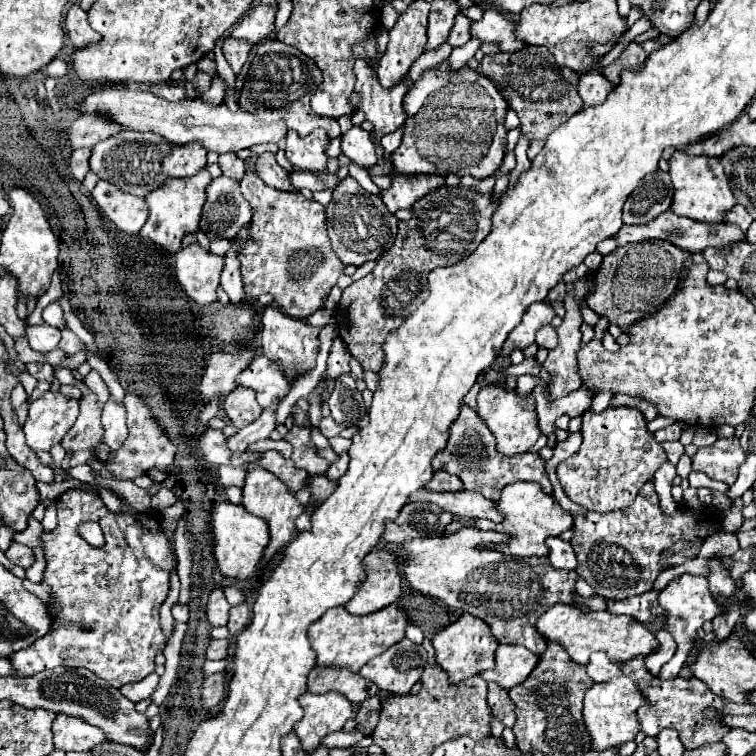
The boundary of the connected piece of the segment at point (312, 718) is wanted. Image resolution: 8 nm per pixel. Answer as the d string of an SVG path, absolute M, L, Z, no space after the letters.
M306 692L298 702L304 710L304 718L296 722L294 732L304 752L314 752L326 734L342 730L342 726L354 718L352 704L340 692L326 692L322 696Z

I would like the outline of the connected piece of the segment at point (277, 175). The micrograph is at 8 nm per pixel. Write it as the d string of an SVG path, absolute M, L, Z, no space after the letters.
M264 152L258 156L256 172L268 186L278 188L278 190L292 190L288 182L288 172L276 162L272 152Z

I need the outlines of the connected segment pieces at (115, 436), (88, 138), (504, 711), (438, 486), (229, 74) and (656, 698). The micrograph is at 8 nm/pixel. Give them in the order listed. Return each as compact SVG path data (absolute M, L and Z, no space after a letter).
M112 398L104 404L102 410L102 424L104 424L104 442L110 448L120 448L122 442L128 436L128 428L126 428L126 416L124 416L124 406L114 402Z
M82 116L76 118L68 130L68 142L72 148L92 148L96 142L110 138L120 132L118 126L110 126L110 122L102 122L102 118Z
M494 682L488 684L488 706L492 708L492 716L500 720L504 726L514 726L516 714L514 714L514 702L508 696L508 690L502 690L500 686L494 686Z
M436 472L432 476L432 480L424 486L428 490L436 490L436 492L446 492L446 490L460 490L462 488L462 482L460 478L454 478L452 474L448 472Z
M223 38L217 40L214 49L214 54L215 54L215 62L217 65L217 73L227 85L227 89L225 92L225 94L227 94L229 91L235 88L236 75L230 68L229 64L227 63L222 53L223 41L224 41Z
M679 676L672 680L650 678L650 680L638 682L638 688L640 688L642 696L646 698L646 704L642 708L638 708L638 722L642 726L642 732L646 736L658 736L660 730L674 728L680 734L680 742L684 744L684 748L700 748L710 742L720 742L722 736L726 734L728 726L724 726L718 720L704 718L702 712L708 706L712 706L714 710L718 710L722 714L754 714L752 704L750 706L748 704L734 704L726 698L714 696L710 692L710 688L695 676L688 681Z

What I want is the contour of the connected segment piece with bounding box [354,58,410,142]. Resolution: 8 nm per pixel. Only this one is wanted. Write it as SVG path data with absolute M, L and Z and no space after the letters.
M364 58L356 60L354 74L356 74L356 92L362 96L360 110L364 110L366 120L374 124L376 132L374 142L378 142L382 134L394 132L404 124L408 114L402 106L402 100L410 90L410 80L404 78L398 84L384 88L378 82L374 66Z

